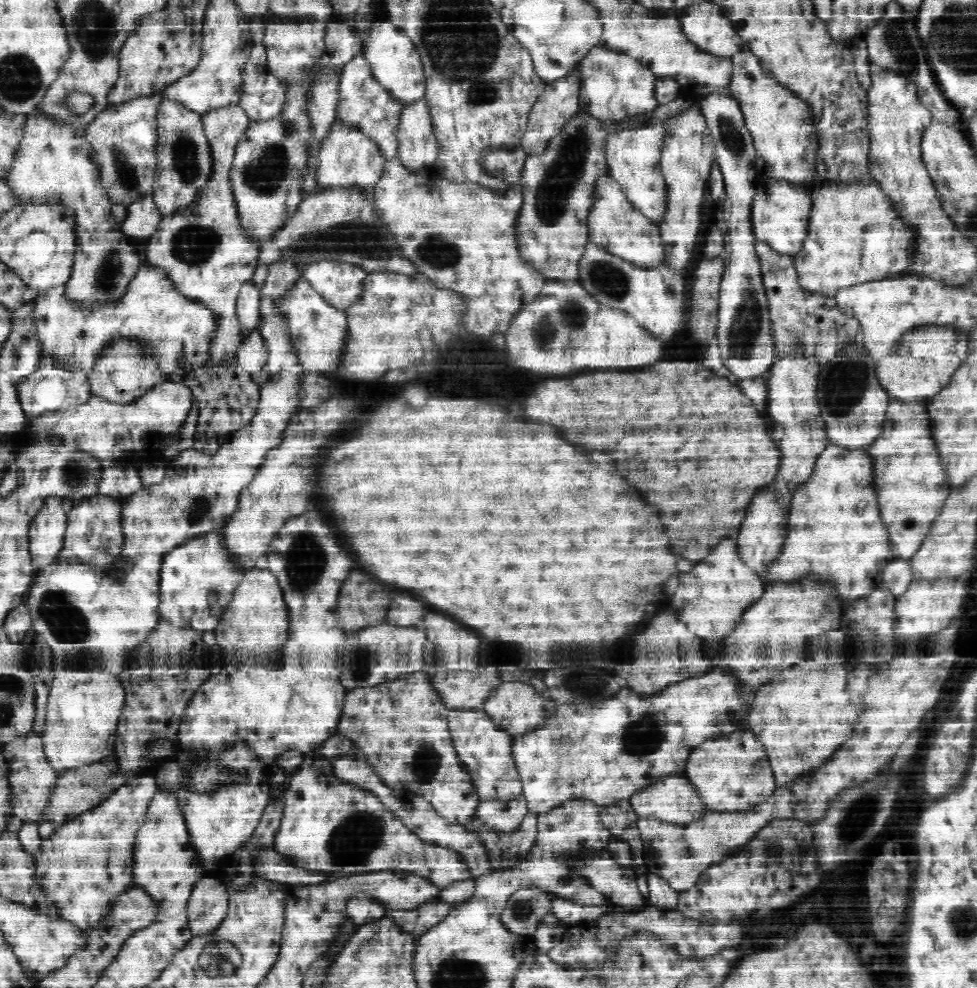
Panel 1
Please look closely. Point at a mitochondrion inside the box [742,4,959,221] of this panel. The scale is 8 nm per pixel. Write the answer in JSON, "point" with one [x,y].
{"point":[896,42]}

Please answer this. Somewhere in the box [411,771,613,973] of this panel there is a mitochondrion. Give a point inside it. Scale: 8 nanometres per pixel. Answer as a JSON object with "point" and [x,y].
{"point":[524,907]}

